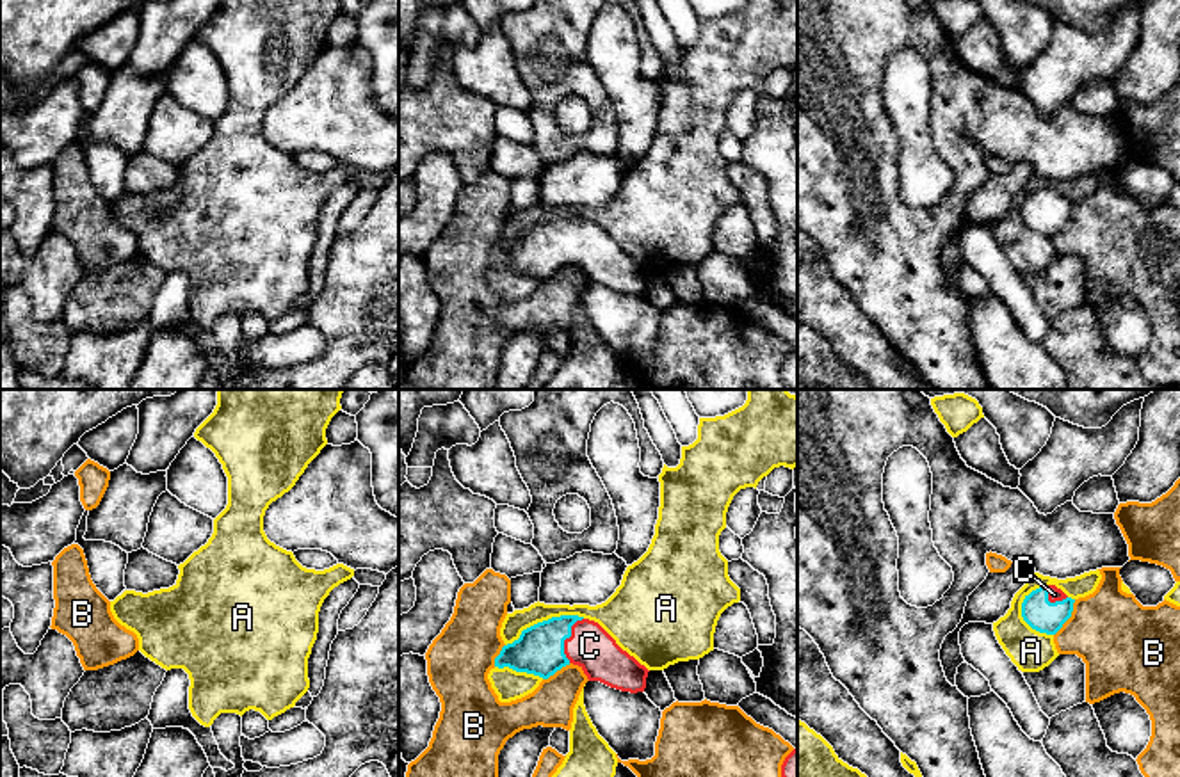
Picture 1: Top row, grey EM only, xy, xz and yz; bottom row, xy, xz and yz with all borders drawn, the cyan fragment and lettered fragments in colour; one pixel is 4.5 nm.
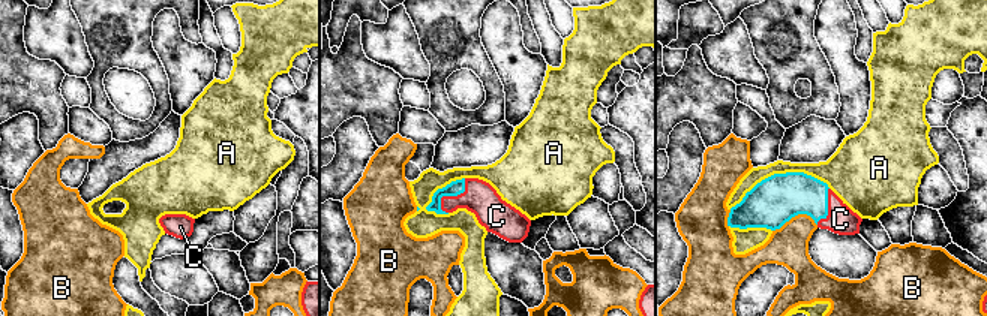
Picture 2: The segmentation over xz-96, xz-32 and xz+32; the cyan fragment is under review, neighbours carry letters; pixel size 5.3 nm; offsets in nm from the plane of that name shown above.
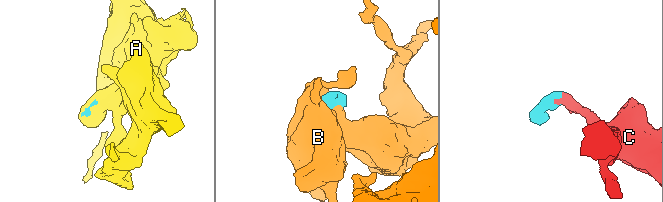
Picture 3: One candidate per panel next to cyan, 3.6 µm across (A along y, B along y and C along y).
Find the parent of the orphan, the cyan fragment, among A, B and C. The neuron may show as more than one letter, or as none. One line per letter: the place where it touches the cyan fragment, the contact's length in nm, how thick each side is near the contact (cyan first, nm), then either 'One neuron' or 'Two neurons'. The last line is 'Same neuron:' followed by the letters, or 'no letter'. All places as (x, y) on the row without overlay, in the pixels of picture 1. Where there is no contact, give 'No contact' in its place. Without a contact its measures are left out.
A: Touches cyan at xz (543, 223). Shared border 380 nm. Thickness 220 nm (cyan) against 100 nm. Two neurons
B: Touches cyan at yz (1070, 217). Shared border 190 nm. Thickness 150 nm (cyan) against 380 nm. Two neurons
C: Touches cyan at xz (566, 239). Shared border 220 nm. Thickness 220 nm (cyan) against 200 nm. One neuron
Same neuron: C

